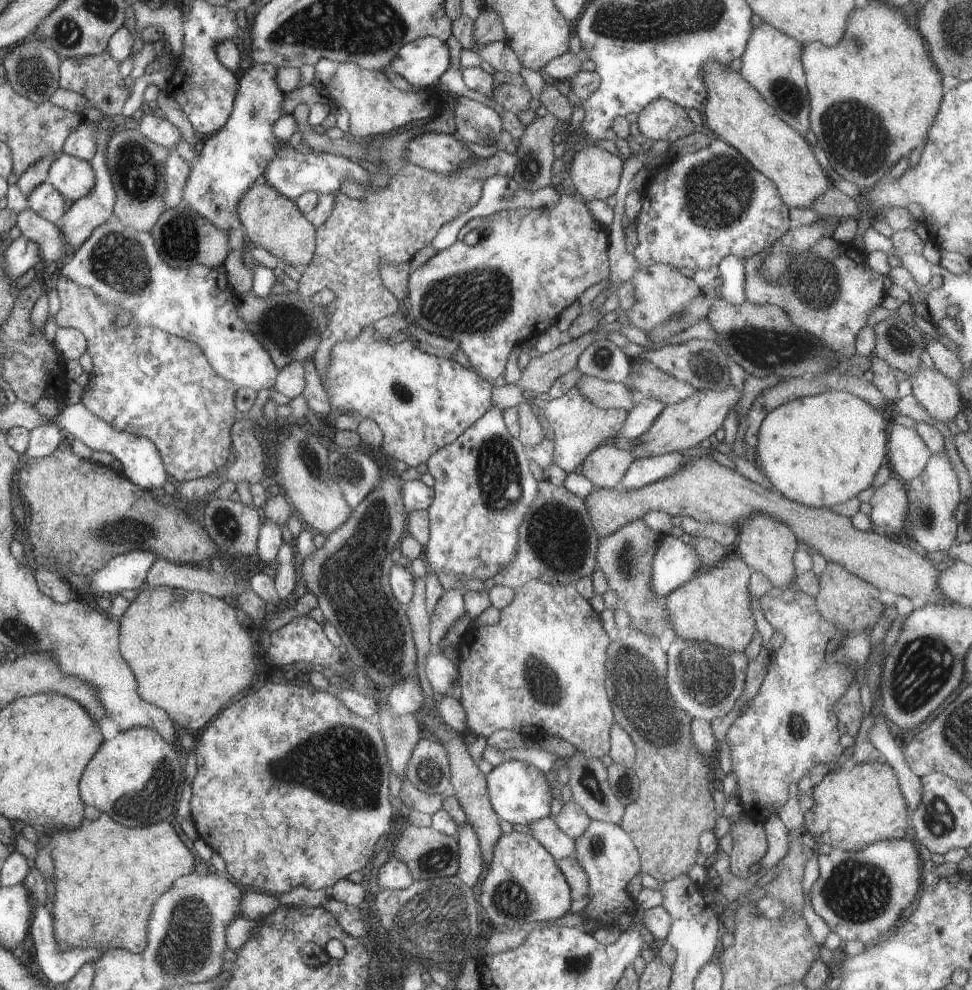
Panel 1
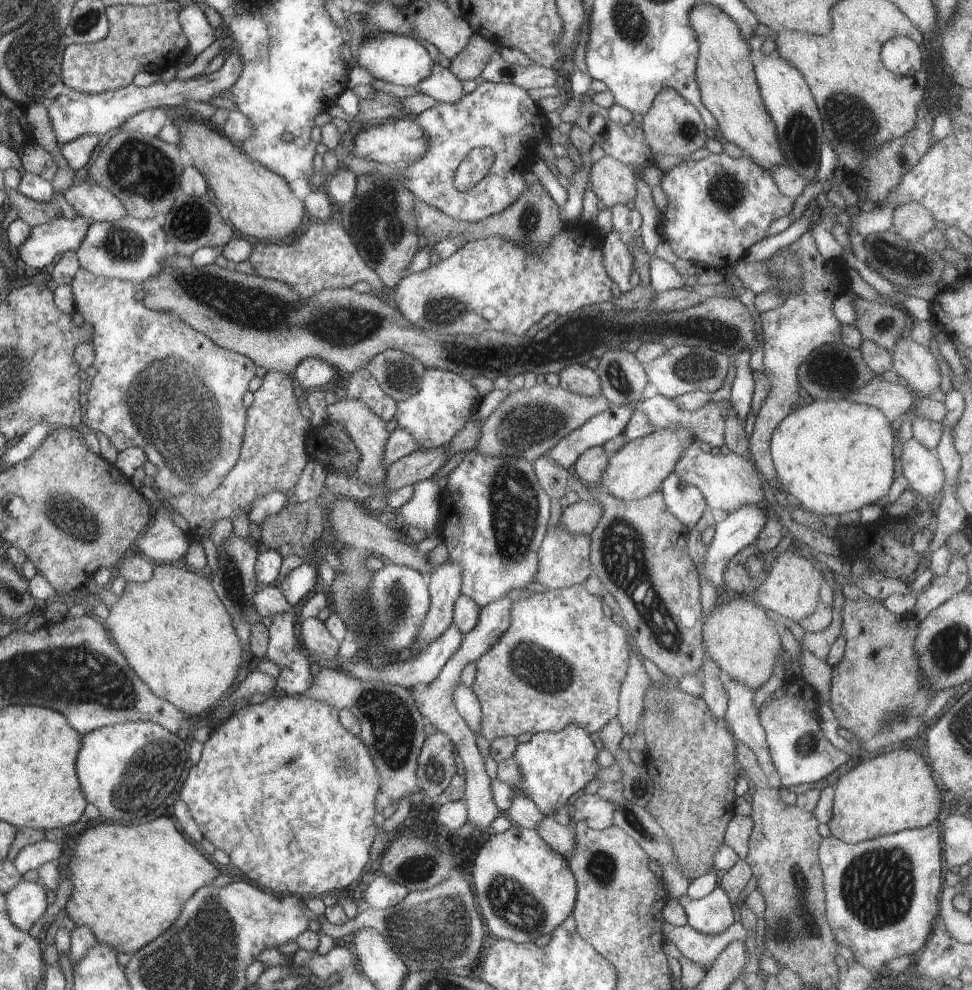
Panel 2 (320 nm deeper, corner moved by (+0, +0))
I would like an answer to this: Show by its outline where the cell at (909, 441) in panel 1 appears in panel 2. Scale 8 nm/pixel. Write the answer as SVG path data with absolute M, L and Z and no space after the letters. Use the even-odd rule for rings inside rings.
M914 437L909 439L903 445L903 454L901 456L902 472L908 479L911 490L919 497L930 497L940 494L945 485L945 472L942 463L938 460L936 453L927 449L921 442Z

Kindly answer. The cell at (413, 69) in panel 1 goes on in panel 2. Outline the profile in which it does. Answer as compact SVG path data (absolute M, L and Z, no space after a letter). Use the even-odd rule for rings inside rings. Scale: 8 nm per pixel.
M380 33L370 38L363 38L357 52L356 66L365 68L370 74L384 82L391 82L396 86L416 86L418 82L430 76L434 61L426 48L410 35L396 33Z

